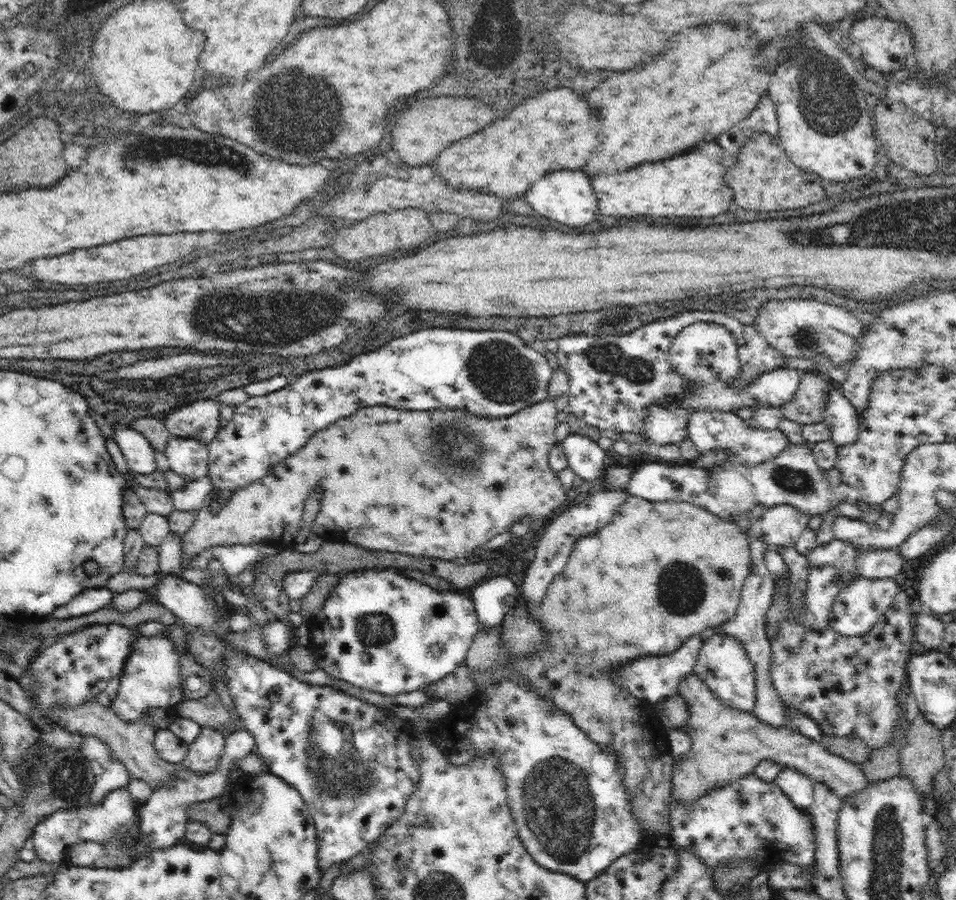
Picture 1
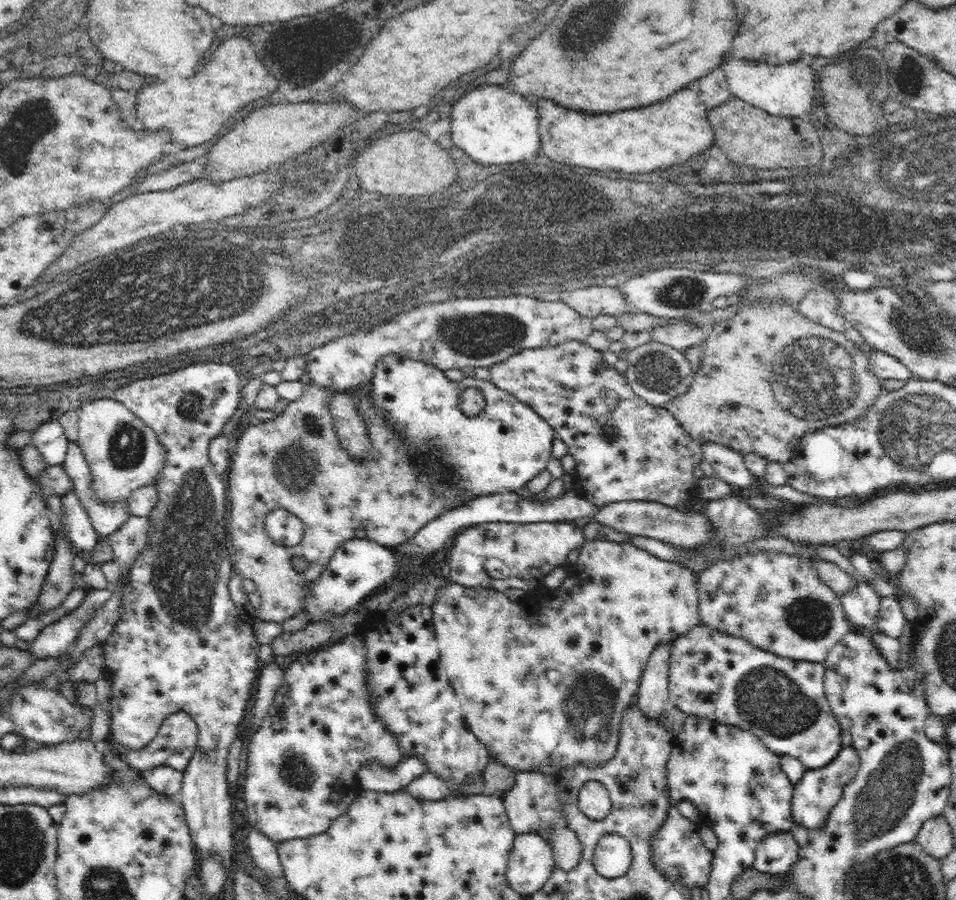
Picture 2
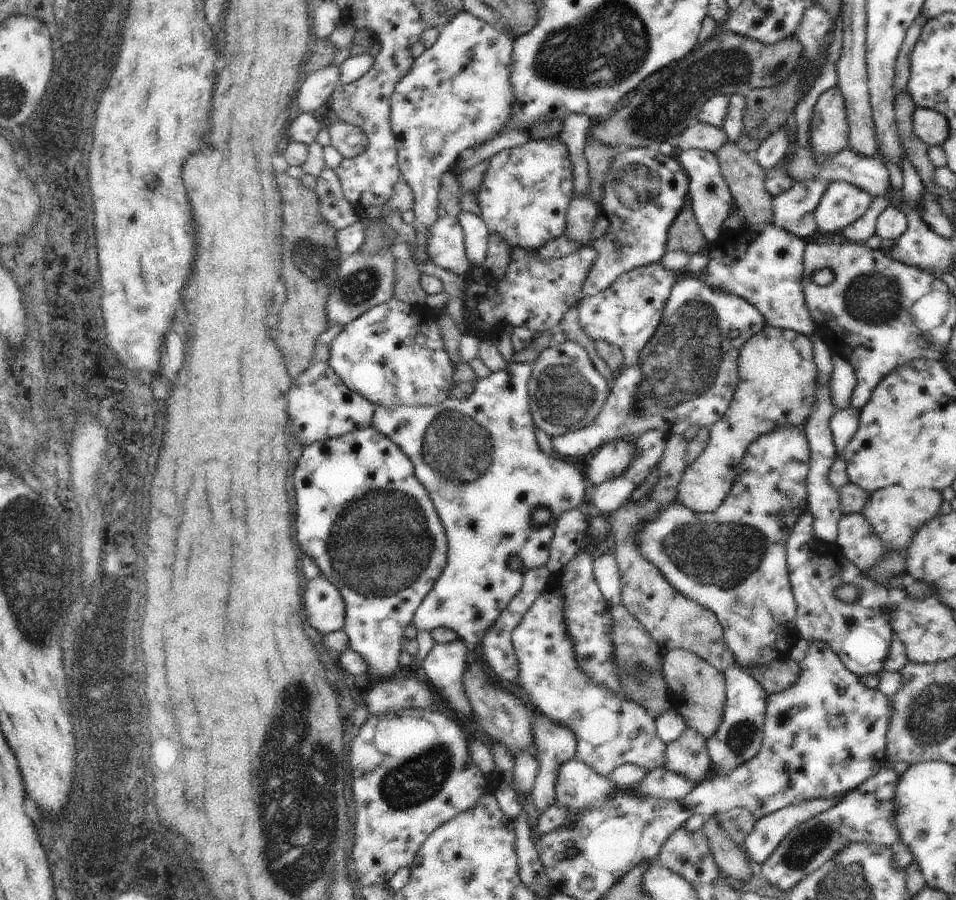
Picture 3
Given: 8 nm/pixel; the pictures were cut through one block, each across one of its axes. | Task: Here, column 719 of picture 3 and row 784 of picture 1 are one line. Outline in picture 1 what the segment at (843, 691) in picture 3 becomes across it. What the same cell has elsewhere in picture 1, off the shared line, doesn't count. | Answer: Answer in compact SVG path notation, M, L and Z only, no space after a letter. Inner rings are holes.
M783 767L782 772L778 772L775 783L794 803L794 807L808 811L813 801L814 790L814 782L809 776L792 767Z

